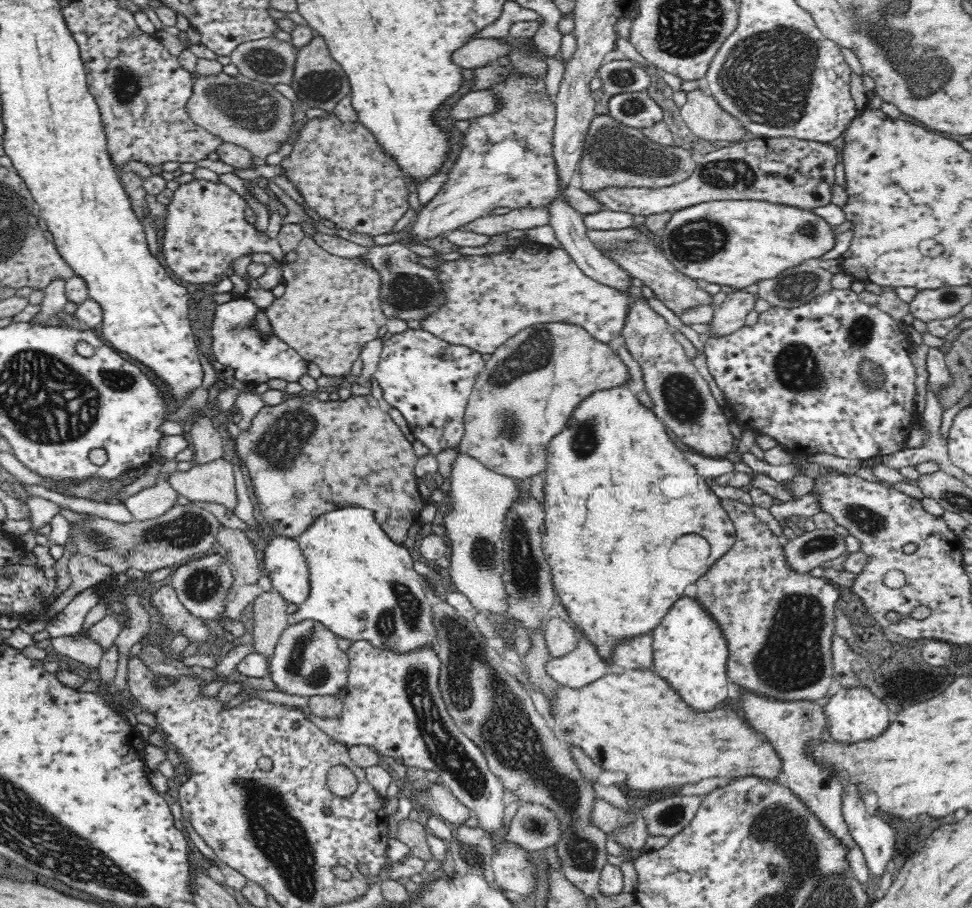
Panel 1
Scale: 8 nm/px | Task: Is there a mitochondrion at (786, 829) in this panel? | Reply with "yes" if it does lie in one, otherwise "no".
yes

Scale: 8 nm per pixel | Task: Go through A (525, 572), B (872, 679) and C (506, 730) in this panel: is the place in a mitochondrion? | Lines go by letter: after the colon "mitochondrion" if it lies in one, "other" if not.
A: mitochondrion
B: other
C: mitochondrion

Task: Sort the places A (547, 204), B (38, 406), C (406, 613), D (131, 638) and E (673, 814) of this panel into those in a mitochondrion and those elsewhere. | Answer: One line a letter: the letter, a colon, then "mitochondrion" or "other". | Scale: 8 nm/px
A: other
B: mitochondrion
C: mitochondrion
D: other
E: mitochondrion

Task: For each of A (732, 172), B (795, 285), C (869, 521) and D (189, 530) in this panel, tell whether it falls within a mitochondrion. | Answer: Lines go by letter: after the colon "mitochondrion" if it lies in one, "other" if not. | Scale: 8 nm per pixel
A: mitochondrion
B: mitochondrion
C: mitochondrion
D: mitochondrion

